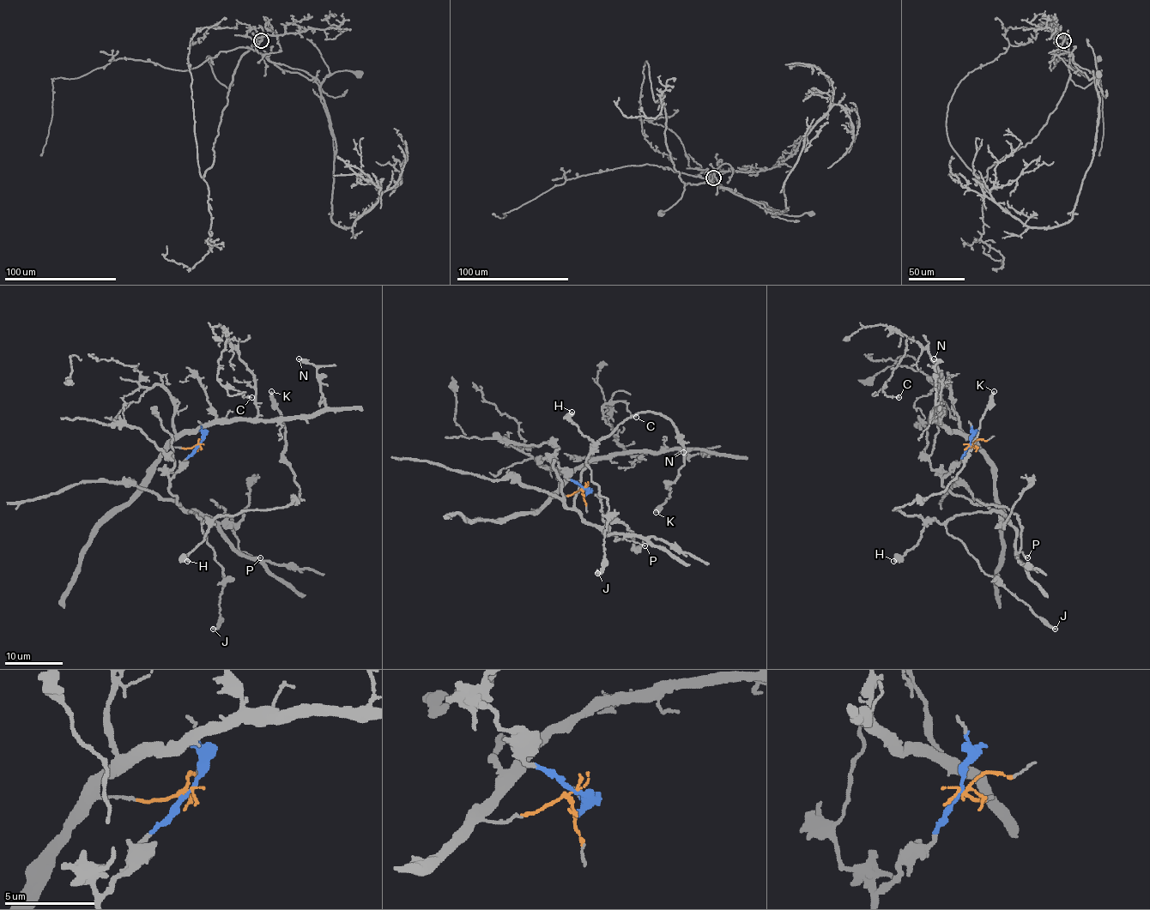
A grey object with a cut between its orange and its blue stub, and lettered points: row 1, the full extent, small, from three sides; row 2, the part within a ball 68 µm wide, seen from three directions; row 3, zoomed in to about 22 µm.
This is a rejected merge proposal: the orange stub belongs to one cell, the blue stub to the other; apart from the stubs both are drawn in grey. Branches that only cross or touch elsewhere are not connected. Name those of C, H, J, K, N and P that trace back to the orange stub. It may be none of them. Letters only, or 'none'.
C, N

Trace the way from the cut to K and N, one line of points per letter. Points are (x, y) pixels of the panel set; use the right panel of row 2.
K: (970, 445), (942, 484), (989, 512), (937, 523), (894, 509), (947, 487), (968, 456), (995, 391)
N: (970, 445), (977, 448), (978, 445), (953, 433), (942, 422), (932, 418), (936, 364), (933, 359)

